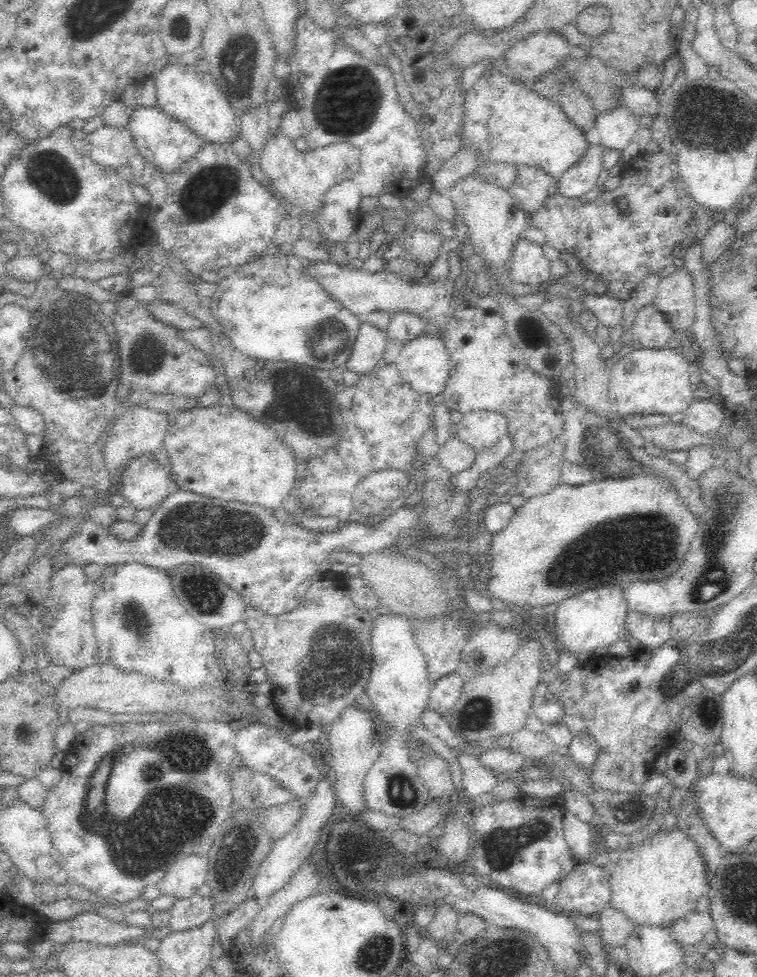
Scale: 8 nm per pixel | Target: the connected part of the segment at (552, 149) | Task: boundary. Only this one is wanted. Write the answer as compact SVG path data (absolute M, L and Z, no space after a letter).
M500 67L490 69L484 76L468 90L465 96L465 133L463 142L472 142L480 148L479 154L484 156L482 161L510 162L510 164L536 164L544 168L554 179L567 172L587 154L587 150L598 142L593 133L579 127L579 124L570 122L558 102L548 96L540 96L530 87L514 82Z

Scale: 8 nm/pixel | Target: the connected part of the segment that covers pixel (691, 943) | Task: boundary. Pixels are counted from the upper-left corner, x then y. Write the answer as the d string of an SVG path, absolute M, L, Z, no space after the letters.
M701 909L677 918L670 928L674 940L681 946L698 950L702 949L704 934L713 928L713 922L710 914Z

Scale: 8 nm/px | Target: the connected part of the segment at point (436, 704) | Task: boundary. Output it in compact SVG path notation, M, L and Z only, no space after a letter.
M456 672L442 676L432 682L427 708L442 716L448 716L462 693L463 682L464 679Z

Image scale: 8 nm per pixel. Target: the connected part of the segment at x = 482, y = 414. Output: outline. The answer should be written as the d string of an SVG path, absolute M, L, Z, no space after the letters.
M474 410L462 414L458 428L460 438L479 451L486 449L502 438L509 430L509 420L498 410Z

